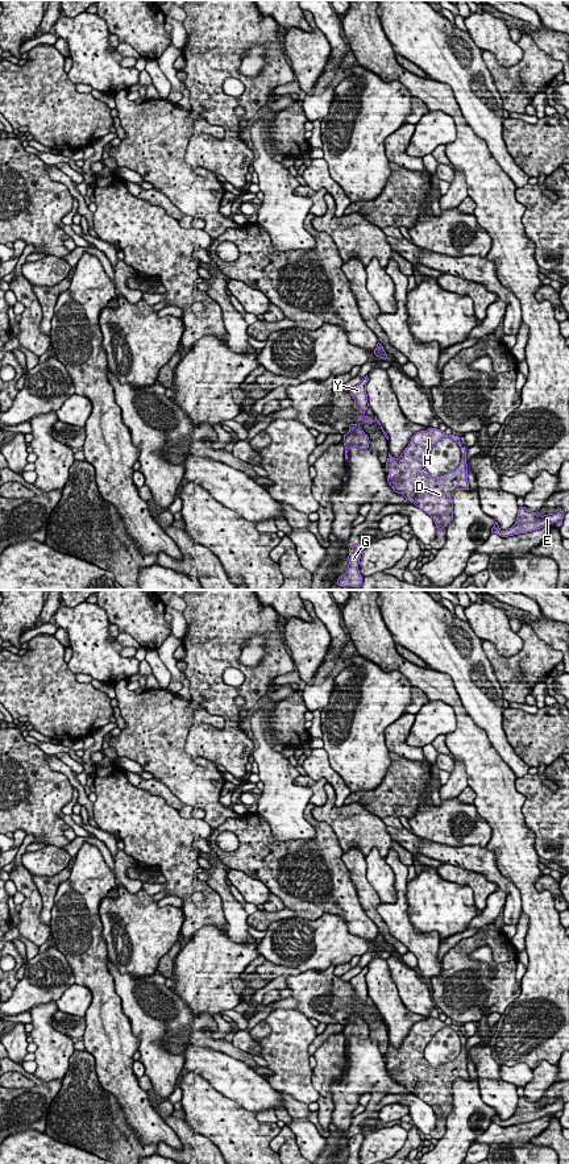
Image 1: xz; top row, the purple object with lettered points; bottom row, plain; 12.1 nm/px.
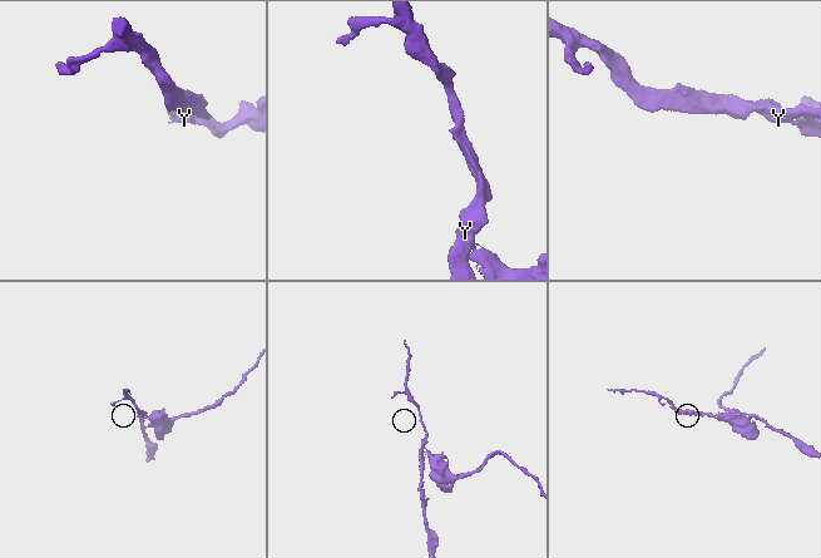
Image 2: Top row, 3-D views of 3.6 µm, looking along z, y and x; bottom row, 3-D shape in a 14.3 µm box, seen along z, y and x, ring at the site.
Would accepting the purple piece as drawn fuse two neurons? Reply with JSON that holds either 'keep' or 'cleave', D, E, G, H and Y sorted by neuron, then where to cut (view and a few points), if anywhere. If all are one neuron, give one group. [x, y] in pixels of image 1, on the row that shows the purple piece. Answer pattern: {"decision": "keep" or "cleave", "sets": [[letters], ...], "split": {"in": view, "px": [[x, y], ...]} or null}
{"decision": "cleave", "sets": [["D", "E", "H"], ["G", "Y"]], "split": {"in": "xz", "px": [[354, 403], [358, 407]]}}

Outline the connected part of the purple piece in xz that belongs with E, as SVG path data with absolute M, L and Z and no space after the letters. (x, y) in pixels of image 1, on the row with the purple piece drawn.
M519 507L516 521L511 528L502 531L495 521L494 527L491 528L491 533L508 537L519 533L532 532L553 523L561 524L564 514L565 512L561 508L557 508L553 514L541 516L537 511L529 512L526 507Z

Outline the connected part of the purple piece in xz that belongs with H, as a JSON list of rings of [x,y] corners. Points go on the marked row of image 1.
[[[428,428],[416,432],[399,458],[389,453],[386,471],[391,471],[387,482],[393,490],[428,514],[440,532],[453,519],[452,496],[456,490],[469,490],[466,448],[460,466],[439,478],[433,478],[424,467],[424,460],[432,448],[444,437],[450,437],[458,446],[458,436]]]

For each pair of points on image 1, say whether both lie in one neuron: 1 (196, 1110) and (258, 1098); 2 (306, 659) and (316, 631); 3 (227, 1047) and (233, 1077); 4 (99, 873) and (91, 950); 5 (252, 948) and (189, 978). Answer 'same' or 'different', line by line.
1: different
2: same
3: different
4: same
5: same

